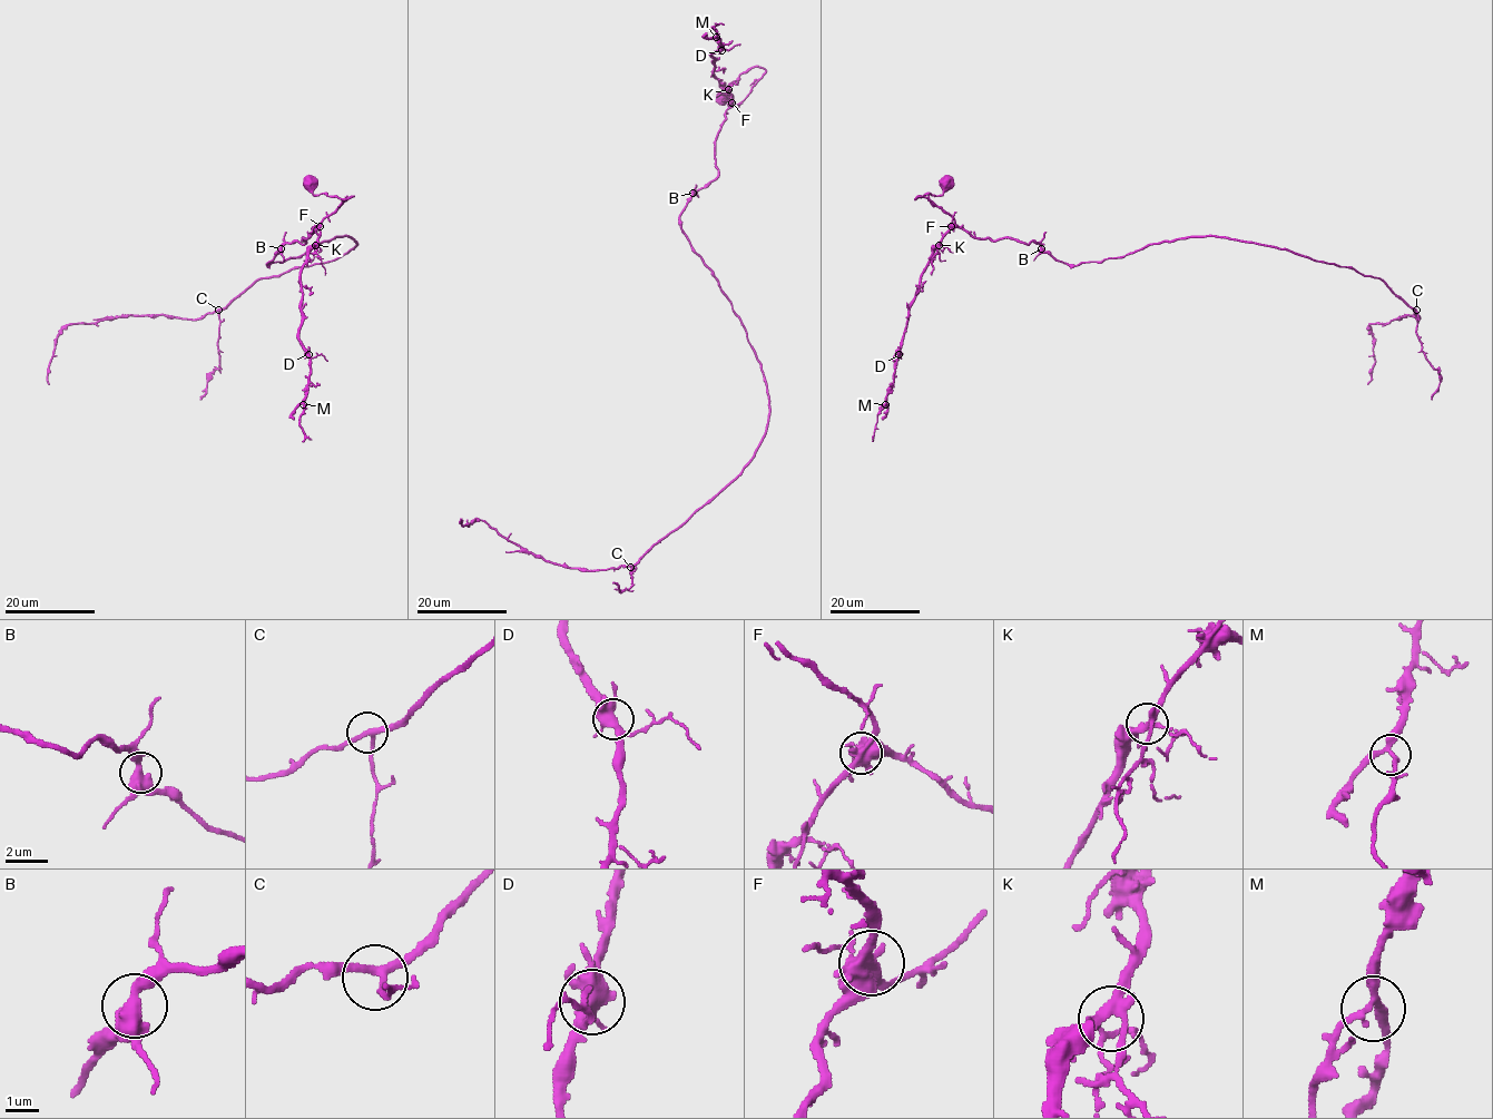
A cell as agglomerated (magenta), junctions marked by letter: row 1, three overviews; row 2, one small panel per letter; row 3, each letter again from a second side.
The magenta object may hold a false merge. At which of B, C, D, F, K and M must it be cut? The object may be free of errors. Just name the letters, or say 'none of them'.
none of them

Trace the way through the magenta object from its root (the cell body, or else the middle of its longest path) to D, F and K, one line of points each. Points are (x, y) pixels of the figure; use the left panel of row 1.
D: (310, 184), (314, 195), (353, 196), (323, 218), (320, 236), (308, 249), (301, 270), (298, 339), (308, 354)
F: (310, 184), (314, 195), (353, 196), (325, 216), (320, 227)
K: (310, 184), (314, 195), (353, 196), (323, 218), (315, 245)

